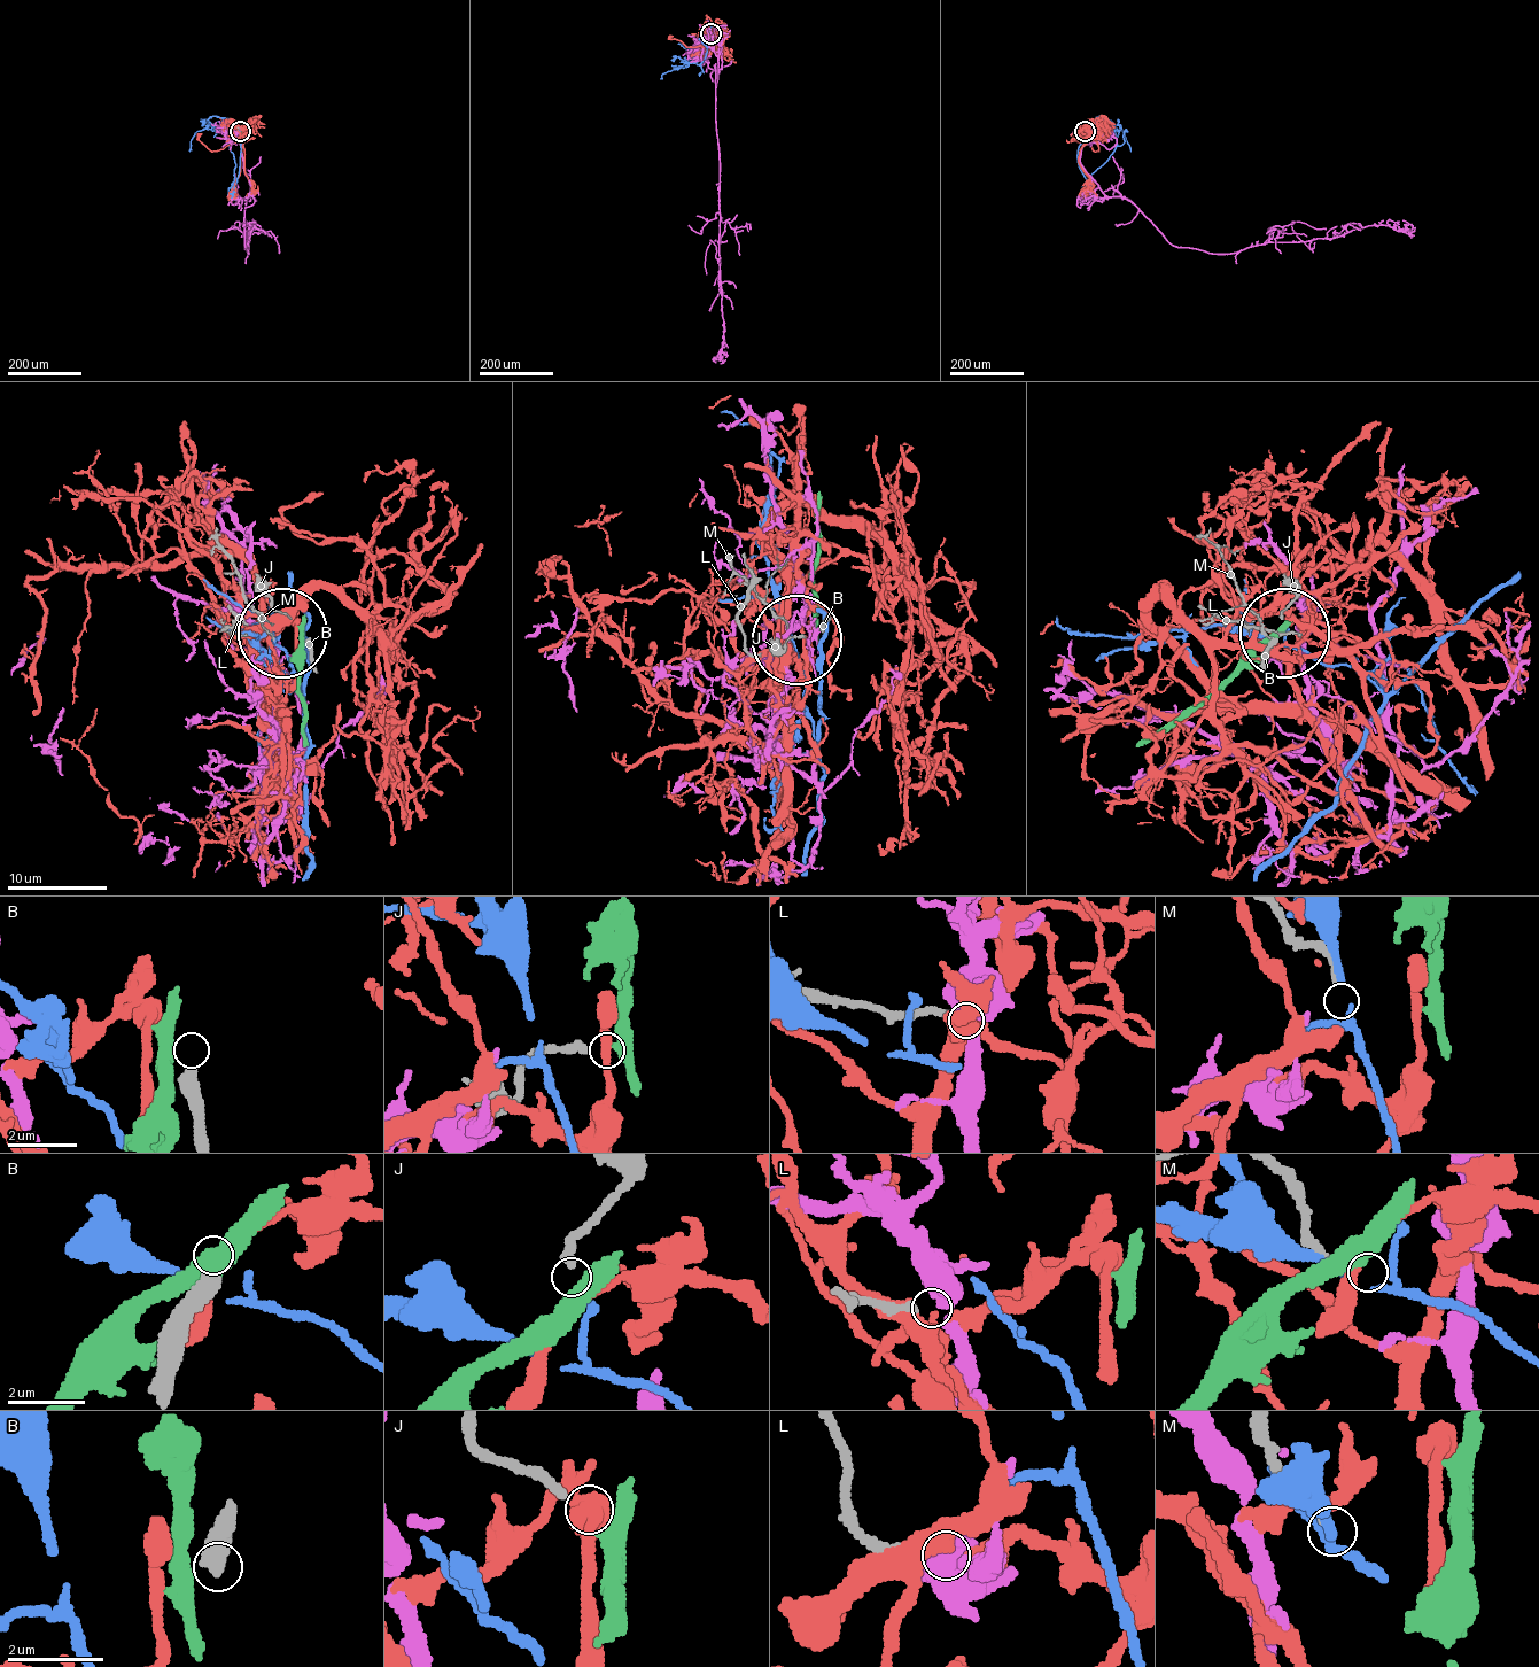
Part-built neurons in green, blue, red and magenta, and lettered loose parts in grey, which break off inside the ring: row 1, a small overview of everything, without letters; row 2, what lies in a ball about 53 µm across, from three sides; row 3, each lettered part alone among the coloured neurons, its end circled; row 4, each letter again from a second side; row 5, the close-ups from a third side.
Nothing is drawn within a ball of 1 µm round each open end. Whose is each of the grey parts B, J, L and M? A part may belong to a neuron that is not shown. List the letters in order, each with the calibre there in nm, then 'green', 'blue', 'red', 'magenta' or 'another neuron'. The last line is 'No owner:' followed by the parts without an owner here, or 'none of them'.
B: 440 nm thick; another neuron
J: 200 nm thick; green
L: 200 nm thick; magenta
M: 180 nm thick; another neuron
No owner: B, M

